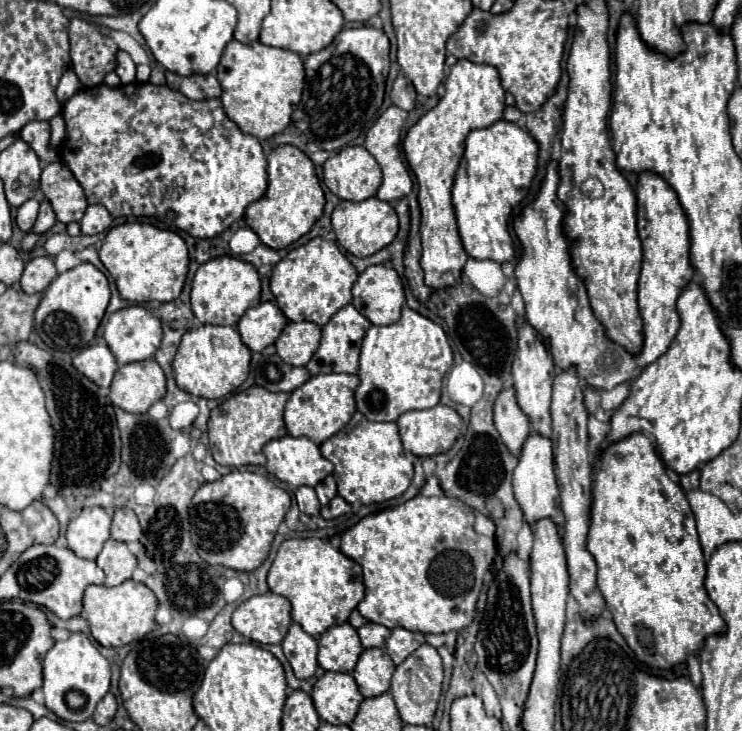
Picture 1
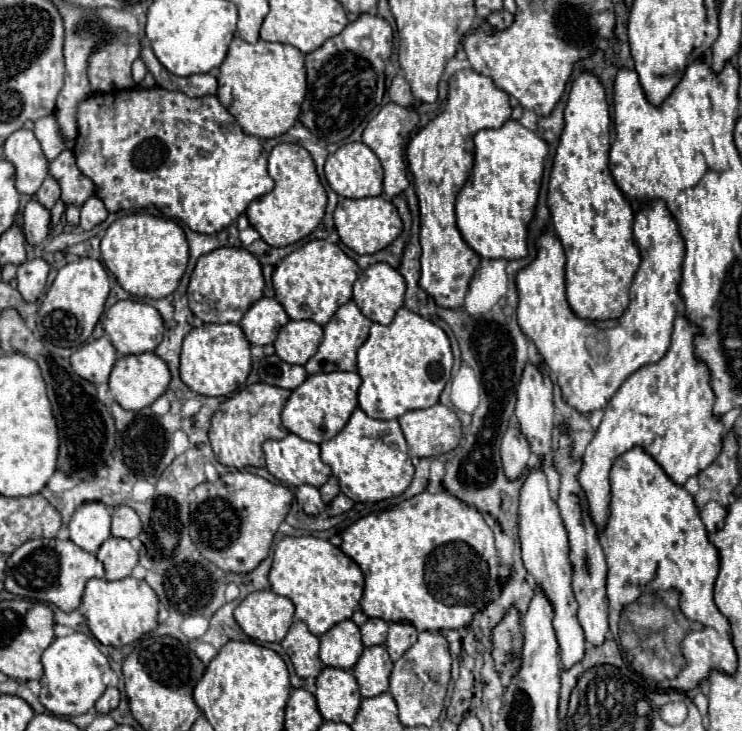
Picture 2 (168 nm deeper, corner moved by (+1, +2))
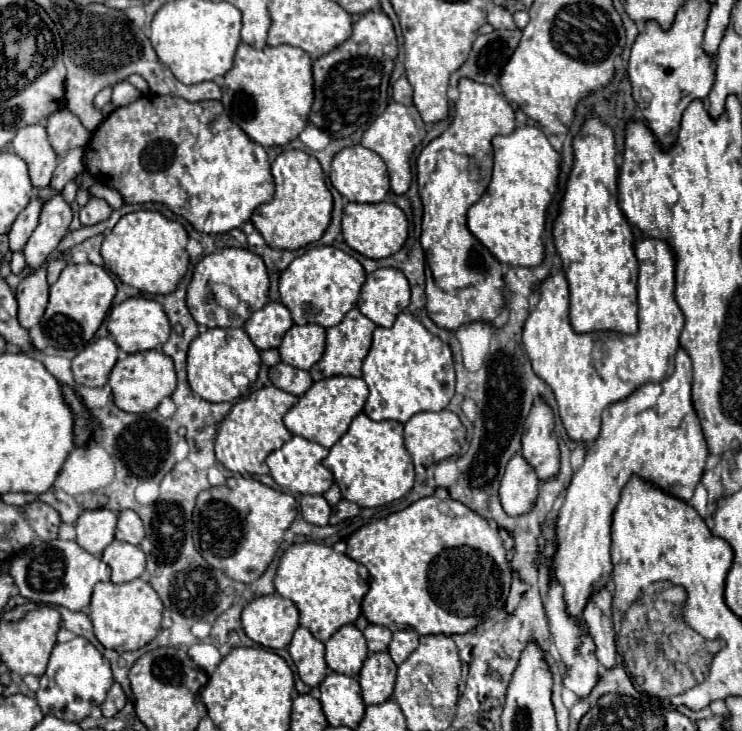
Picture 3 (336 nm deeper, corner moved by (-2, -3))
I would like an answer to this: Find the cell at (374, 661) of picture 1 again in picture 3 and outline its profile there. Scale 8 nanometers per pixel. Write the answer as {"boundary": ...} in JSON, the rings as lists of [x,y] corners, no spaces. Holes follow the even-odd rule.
{"boundary":[[[388,652],[368,654],[358,674],[358,682],[362,686],[362,698],[366,706],[386,702],[392,696],[396,682],[396,664],[392,662],[390,654]]]}

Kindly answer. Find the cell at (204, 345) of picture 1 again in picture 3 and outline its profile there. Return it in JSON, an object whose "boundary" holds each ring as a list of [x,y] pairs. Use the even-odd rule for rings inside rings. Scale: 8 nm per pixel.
{"boundary":[[[210,328],[198,334],[190,344],[188,384],[200,398],[208,402],[236,400],[240,396],[240,390],[242,393],[246,392],[251,385],[250,382],[256,380],[258,370],[260,370],[260,352],[242,328]]]}

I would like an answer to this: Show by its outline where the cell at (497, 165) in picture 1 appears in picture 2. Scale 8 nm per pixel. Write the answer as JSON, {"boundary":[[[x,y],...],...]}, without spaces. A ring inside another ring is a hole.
{"boundary":[[[513,119],[499,129],[479,131],[473,141],[475,167],[457,197],[457,227],[469,247],[483,259],[521,259],[527,255],[529,223],[535,215],[547,143]]]}

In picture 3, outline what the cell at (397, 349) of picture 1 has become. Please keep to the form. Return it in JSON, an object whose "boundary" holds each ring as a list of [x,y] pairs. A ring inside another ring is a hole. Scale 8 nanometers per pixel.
{"boundary":[[[400,312],[392,328],[376,328],[372,348],[362,364],[362,378],[370,388],[364,414],[372,420],[408,422],[418,412],[444,410],[454,396],[454,362],[446,342],[430,334],[412,314]]]}

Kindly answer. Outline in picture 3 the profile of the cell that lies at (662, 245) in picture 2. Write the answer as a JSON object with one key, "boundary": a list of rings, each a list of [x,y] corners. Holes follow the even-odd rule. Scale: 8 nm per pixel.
{"boundary":[[[644,236],[636,242],[636,258],[640,264],[638,334],[610,334],[610,342],[604,342],[598,338],[598,332],[574,332],[568,320],[568,280],[564,272],[538,284],[540,300],[524,324],[522,340],[532,368],[552,388],[564,428],[576,442],[598,438],[600,416],[606,406],[626,398],[642,384],[662,382],[674,370],[674,354],[684,326],[684,314],[680,314],[680,306],[674,300],[674,252],[668,242]]]}

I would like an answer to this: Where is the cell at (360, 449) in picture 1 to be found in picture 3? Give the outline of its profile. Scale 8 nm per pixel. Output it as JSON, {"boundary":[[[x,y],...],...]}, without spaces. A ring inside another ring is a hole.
{"boundary":[[[364,412],[352,420],[348,432],[330,448],[330,454],[322,462],[334,474],[342,498],[362,508],[376,508],[410,492],[414,486],[414,464],[404,446],[402,432],[404,424],[392,420],[376,422],[370,420]]]}

